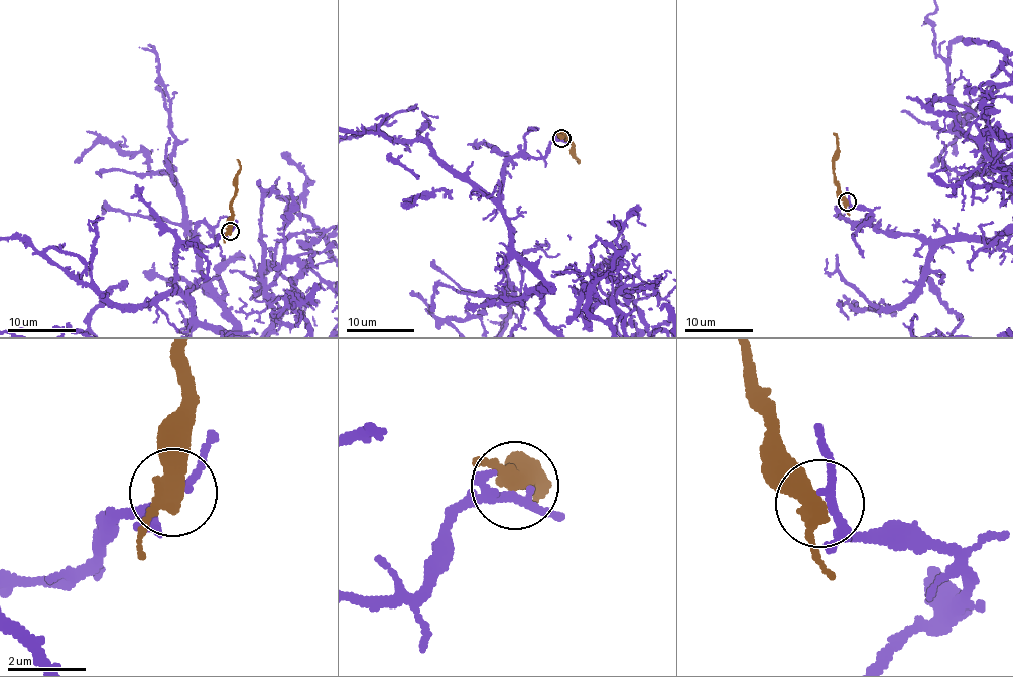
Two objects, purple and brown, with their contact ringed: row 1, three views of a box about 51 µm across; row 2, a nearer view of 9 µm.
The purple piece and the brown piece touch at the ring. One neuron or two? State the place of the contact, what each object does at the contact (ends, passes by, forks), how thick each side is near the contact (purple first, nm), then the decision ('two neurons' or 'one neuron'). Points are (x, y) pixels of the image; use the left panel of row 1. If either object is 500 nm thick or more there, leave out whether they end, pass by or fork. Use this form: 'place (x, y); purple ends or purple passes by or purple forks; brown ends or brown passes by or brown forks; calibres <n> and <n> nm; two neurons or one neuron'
place (230, 231); purple forks; brown passes by; calibres 180 and 400 nm; two neurons

